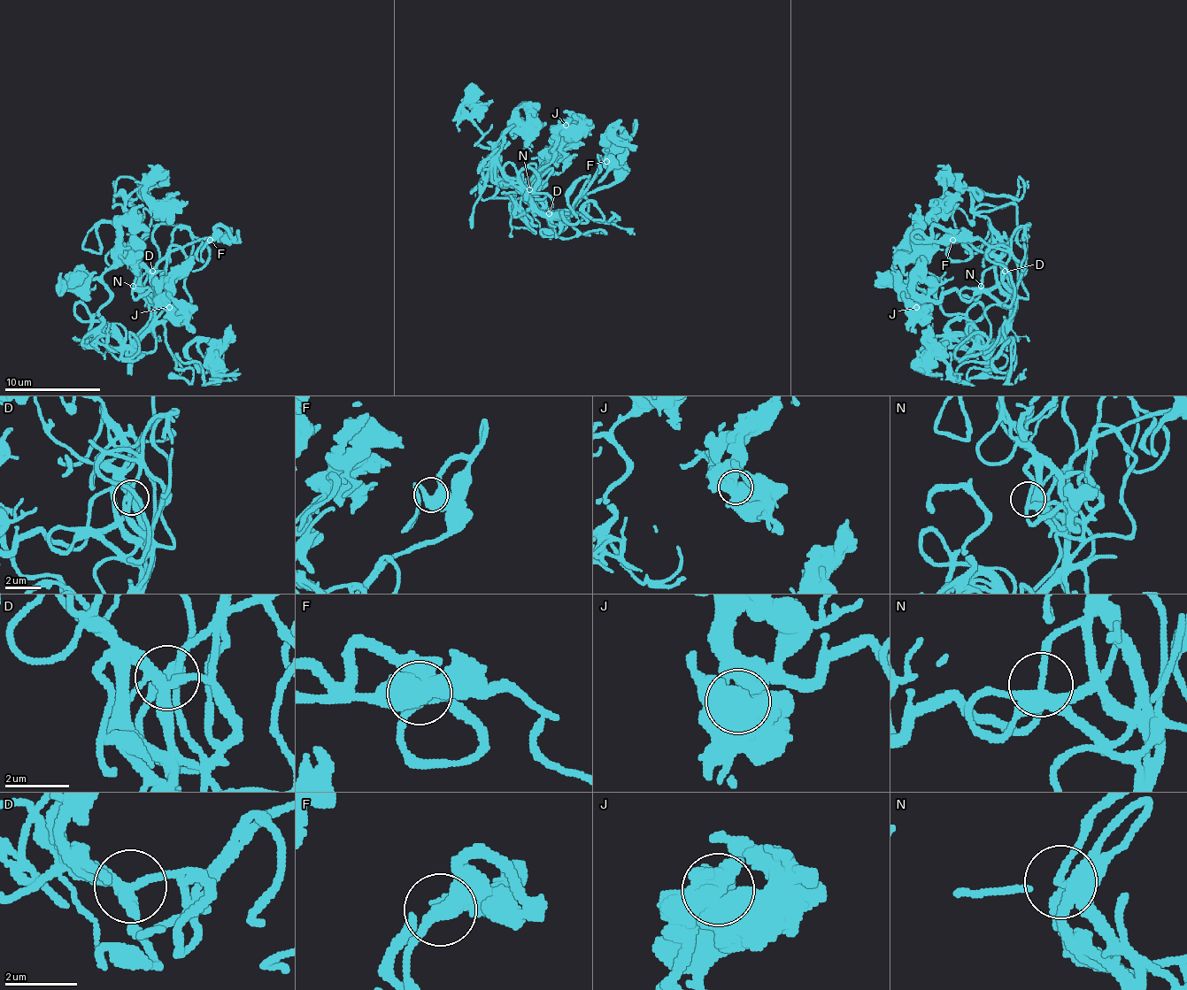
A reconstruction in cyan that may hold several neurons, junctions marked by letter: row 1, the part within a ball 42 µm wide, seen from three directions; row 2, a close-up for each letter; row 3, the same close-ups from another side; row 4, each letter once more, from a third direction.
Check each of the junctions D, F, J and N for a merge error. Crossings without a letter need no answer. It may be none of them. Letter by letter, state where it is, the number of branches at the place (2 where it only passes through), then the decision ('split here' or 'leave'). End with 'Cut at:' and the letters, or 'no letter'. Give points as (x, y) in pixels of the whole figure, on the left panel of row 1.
D: (152, 271) | 4 | leave
F: (210, 240) | 2 | leave
J: (169, 307) | 2 | leave
N: (133, 286) | 5 | leave
Cut at: no letter

